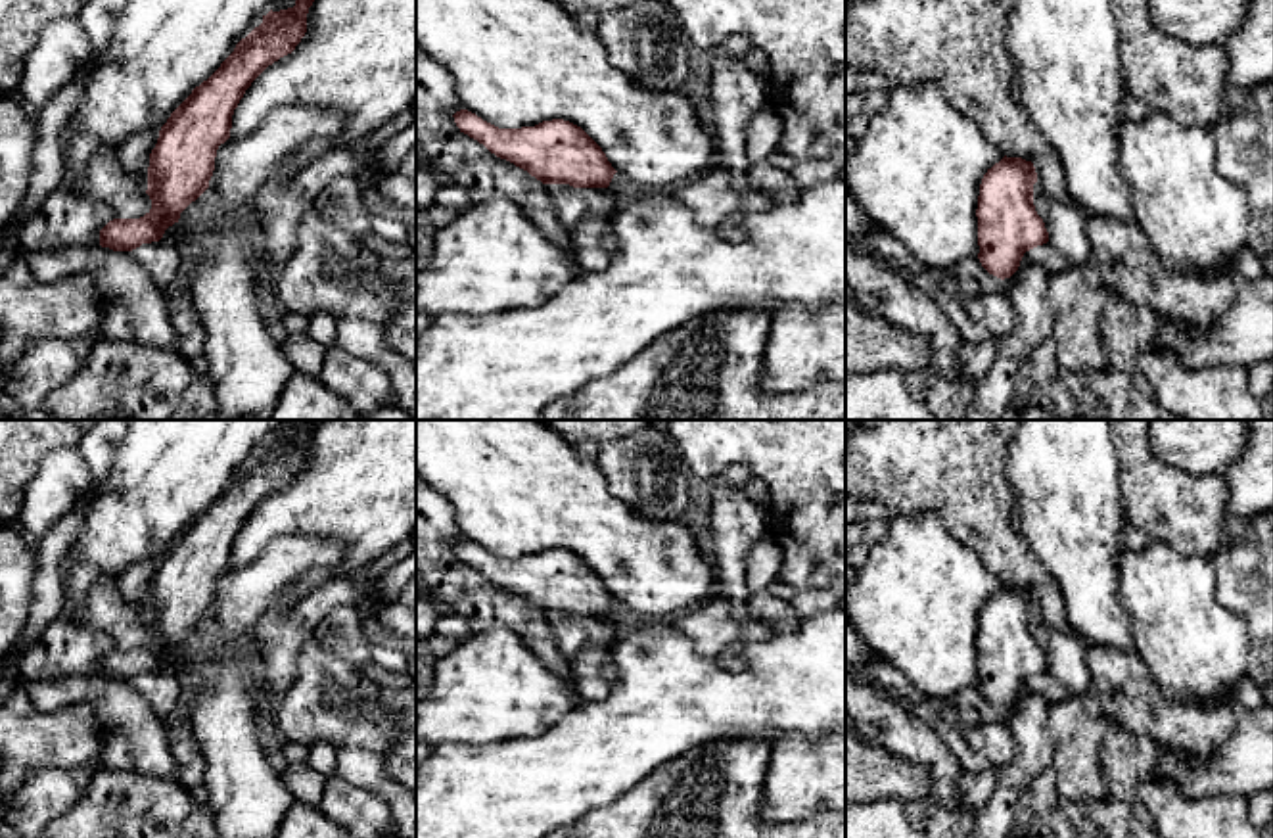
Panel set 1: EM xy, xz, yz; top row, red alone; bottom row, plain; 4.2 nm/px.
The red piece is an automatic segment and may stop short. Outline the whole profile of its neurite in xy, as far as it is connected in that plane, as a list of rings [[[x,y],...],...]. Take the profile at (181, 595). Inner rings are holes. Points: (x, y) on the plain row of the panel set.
[[[305,420],[293,437],[263,445],[263,453],[171,543],[150,583],[146,623],[151,639],[140,648],[109,650],[100,660],[102,677],[132,681],[159,671],[209,617],[217,579],[230,568],[234,539],[251,512],[301,472],[318,422]]]

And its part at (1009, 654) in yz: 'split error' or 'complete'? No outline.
complete

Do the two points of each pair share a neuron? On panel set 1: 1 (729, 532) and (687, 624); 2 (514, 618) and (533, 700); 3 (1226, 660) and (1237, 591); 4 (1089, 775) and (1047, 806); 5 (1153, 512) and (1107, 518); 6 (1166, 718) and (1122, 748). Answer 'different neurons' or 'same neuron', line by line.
1: different neurons
2: different neurons
3: different neurons
4: different neurons
5: different neurons
6: different neurons

